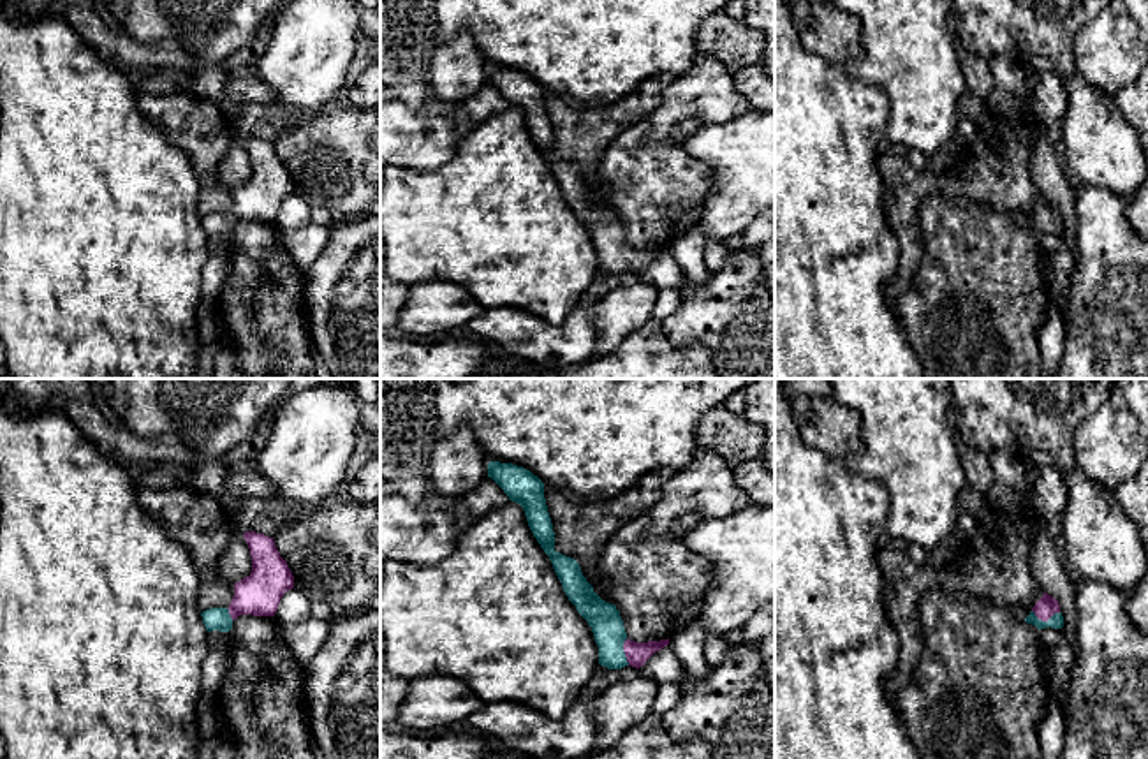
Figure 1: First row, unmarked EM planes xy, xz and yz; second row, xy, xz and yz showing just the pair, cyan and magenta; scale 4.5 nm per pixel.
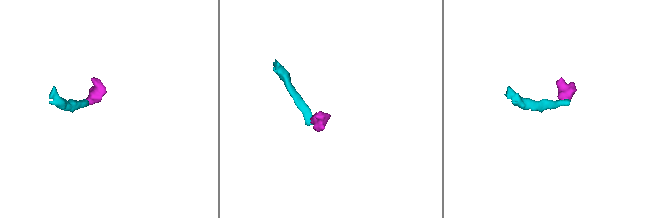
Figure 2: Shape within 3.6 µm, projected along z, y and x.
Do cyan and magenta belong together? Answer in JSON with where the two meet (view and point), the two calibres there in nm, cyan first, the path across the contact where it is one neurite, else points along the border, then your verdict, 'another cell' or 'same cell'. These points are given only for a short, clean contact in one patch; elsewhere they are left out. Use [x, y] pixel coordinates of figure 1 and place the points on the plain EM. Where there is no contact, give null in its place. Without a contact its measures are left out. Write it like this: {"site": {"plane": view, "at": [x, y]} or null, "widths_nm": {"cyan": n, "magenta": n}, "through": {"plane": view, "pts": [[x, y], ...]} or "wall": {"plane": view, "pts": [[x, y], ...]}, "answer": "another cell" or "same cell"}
{"site": {"plane": "yz", "at": [1044, 228]}, "widths_nm": {"cyan": 60, "magenta": 90}, "through": {"plane": "yz", "pts": [[1057, 226], [1044, 228], [1044, 213]]}, "answer": "same cell"}

